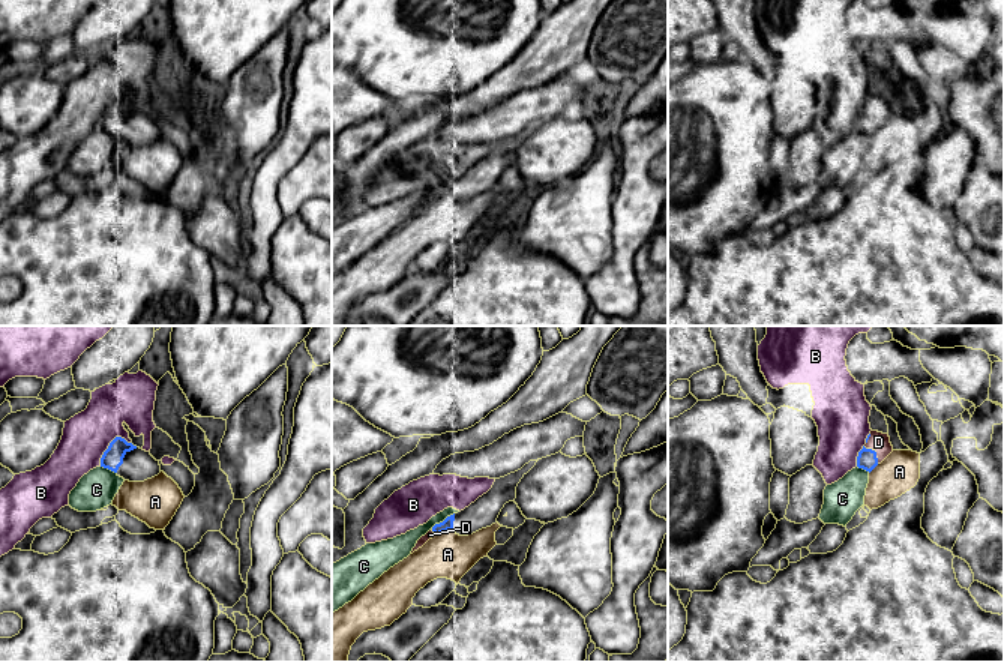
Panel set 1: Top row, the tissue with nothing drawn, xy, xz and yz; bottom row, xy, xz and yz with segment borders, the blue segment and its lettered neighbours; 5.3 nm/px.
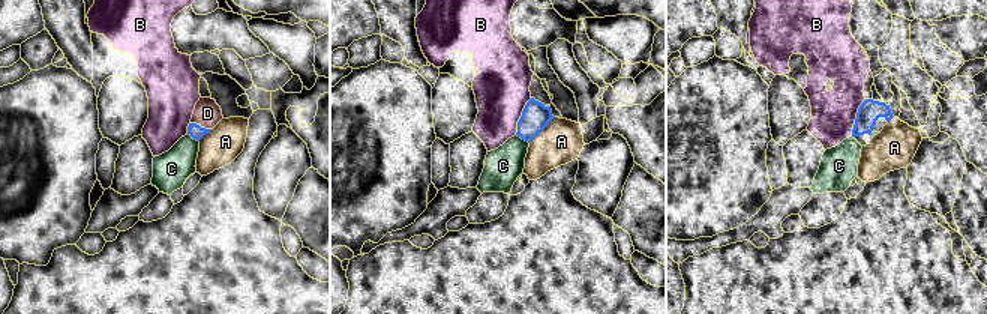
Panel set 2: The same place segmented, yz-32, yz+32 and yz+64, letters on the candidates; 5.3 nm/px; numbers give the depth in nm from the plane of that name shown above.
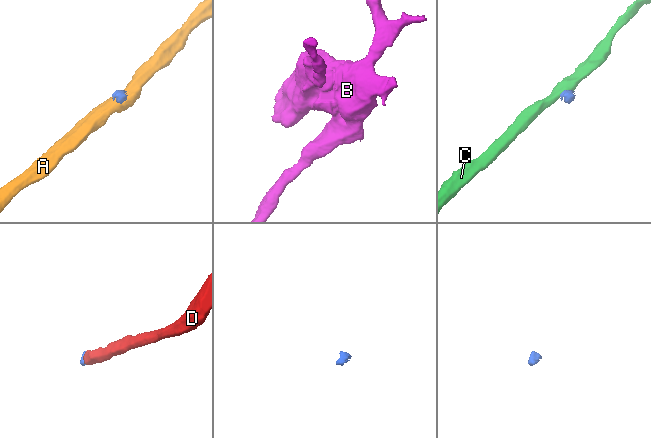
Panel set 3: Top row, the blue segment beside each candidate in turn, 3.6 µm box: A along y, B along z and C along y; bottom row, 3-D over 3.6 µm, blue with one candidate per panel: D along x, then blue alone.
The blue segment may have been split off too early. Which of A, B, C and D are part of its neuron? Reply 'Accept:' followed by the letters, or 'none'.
Accept: D

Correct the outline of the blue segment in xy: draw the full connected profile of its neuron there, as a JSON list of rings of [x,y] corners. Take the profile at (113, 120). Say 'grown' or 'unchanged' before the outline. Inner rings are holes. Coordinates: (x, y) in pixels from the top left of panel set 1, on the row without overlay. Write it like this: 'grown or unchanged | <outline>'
grown | [[[116,101],[101,122],[101,131],[129,146],[144,146],[161,137],[159,125],[122,101]]]

